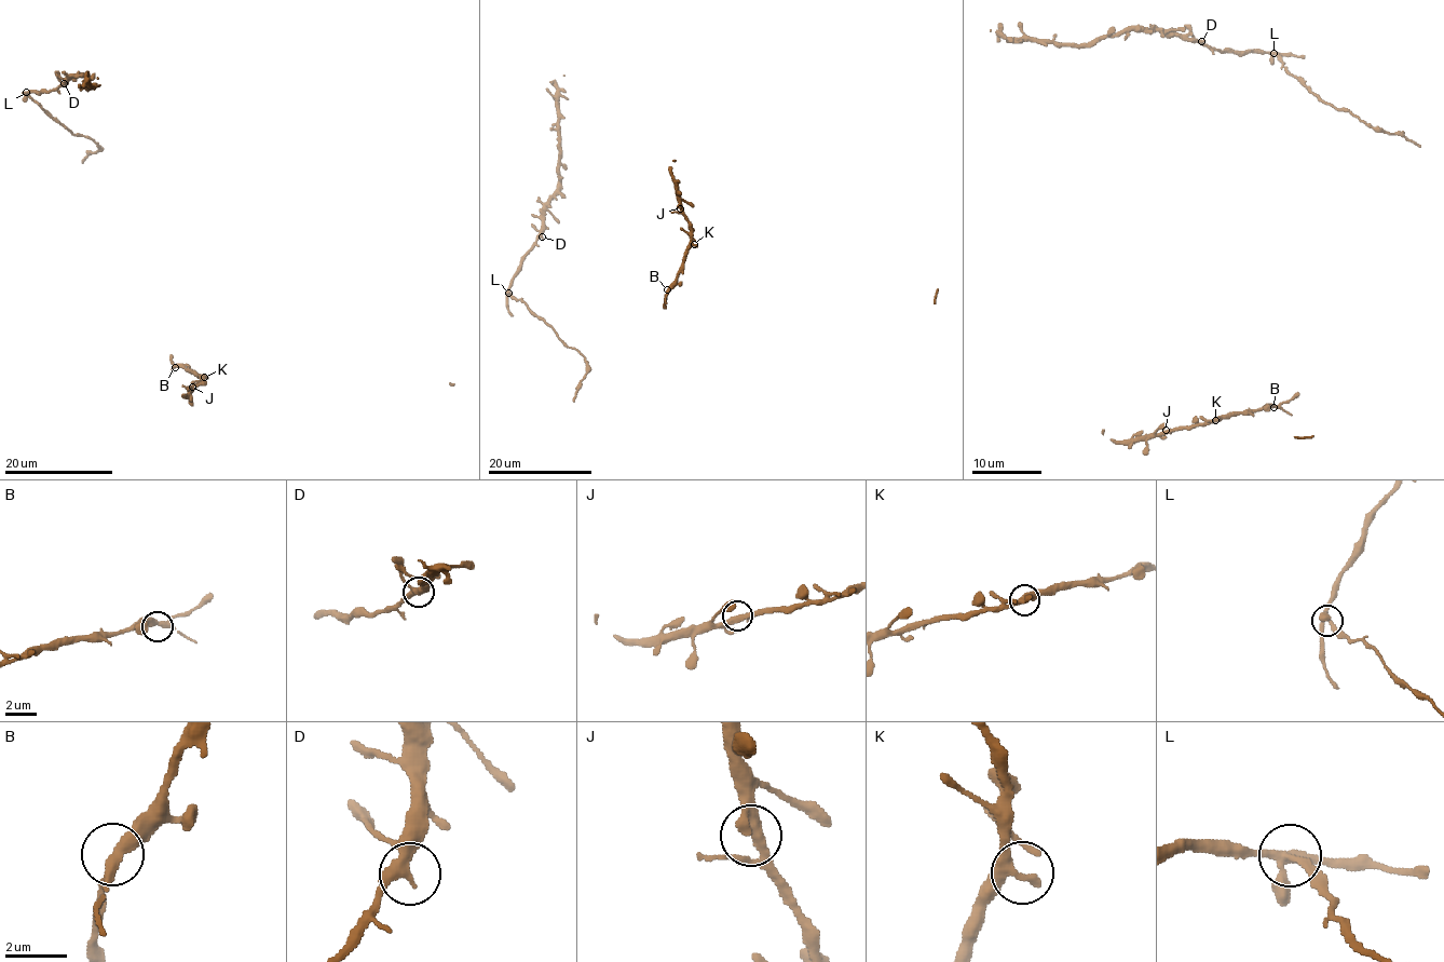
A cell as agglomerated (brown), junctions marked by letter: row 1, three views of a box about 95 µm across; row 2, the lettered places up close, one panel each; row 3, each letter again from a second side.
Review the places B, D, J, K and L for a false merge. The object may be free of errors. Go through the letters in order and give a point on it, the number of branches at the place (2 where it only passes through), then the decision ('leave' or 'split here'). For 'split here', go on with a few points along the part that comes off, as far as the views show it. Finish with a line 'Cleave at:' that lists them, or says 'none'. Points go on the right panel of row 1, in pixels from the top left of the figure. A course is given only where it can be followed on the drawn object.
B: at (1274, 407); 3 branches meet; leave
D: at (1201, 41); 3 branches meet; leave
J: at (1166, 430); 4 branches meet; leave
K: at (1215, 420); 2 branches meet; leave
L: at (1274, 53); 4 branches meet; split here; foreign part runs (1272, 52), (1301, 82), (1330, 105), (1347, 109), (1384, 131), (1401, 134), (1419, 147)
Cleave at: L

